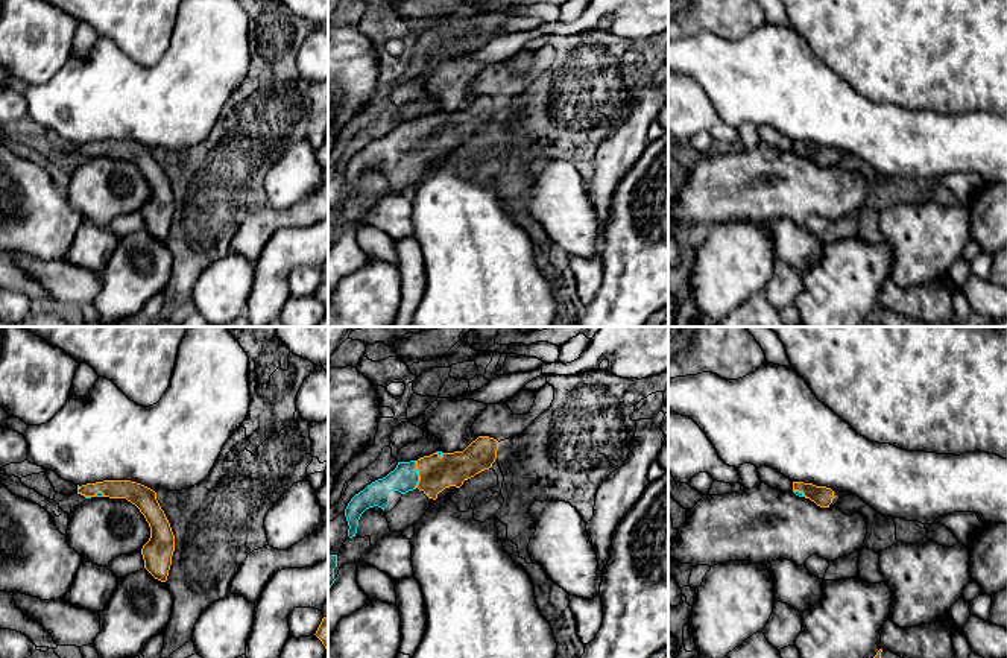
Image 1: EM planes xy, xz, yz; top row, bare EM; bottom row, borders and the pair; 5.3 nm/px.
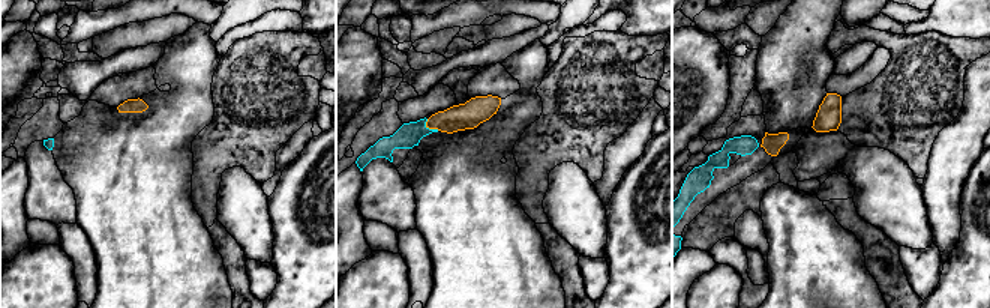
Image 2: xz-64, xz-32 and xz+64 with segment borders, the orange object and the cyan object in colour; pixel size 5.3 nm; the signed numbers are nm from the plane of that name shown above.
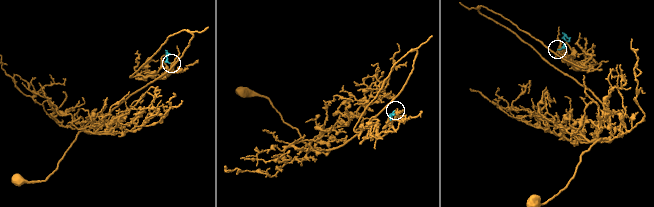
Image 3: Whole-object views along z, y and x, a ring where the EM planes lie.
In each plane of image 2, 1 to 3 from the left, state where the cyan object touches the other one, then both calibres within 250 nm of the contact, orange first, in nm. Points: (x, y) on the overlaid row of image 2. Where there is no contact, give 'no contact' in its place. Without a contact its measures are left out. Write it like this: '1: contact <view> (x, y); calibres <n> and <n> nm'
1: no contact
2: contact xz-32 (429, 128); calibres 140 and 130 nm
3: no contact

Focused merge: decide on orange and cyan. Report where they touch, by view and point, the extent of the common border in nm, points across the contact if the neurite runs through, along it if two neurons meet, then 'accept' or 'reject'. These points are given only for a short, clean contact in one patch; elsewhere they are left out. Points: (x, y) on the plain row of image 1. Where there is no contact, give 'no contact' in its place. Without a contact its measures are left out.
meets orange in xz at (418, 132); contact 140 nm long; runs through xz (436, 132), (418, 132), (404, 137); accept

